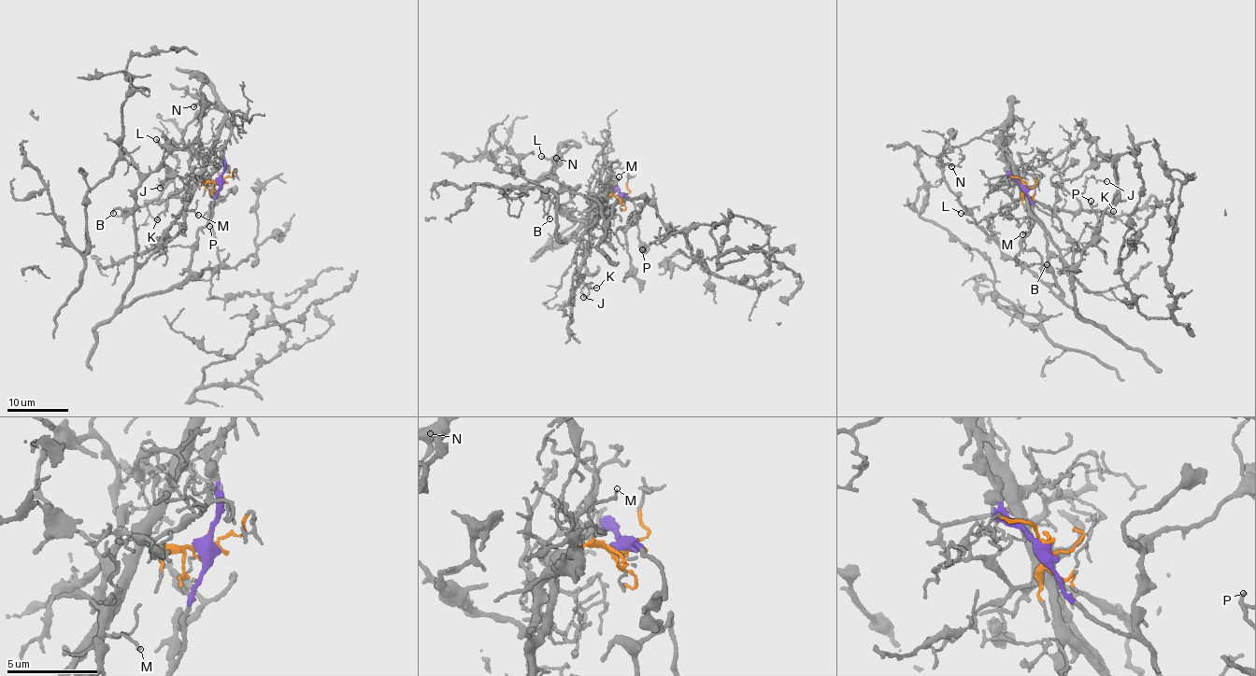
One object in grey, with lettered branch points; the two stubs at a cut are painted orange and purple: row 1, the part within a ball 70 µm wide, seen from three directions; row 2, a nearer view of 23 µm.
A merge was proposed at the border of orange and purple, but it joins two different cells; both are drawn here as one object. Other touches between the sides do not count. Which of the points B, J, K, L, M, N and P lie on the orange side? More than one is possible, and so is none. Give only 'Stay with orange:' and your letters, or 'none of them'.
Stay with orange: J, K, M

